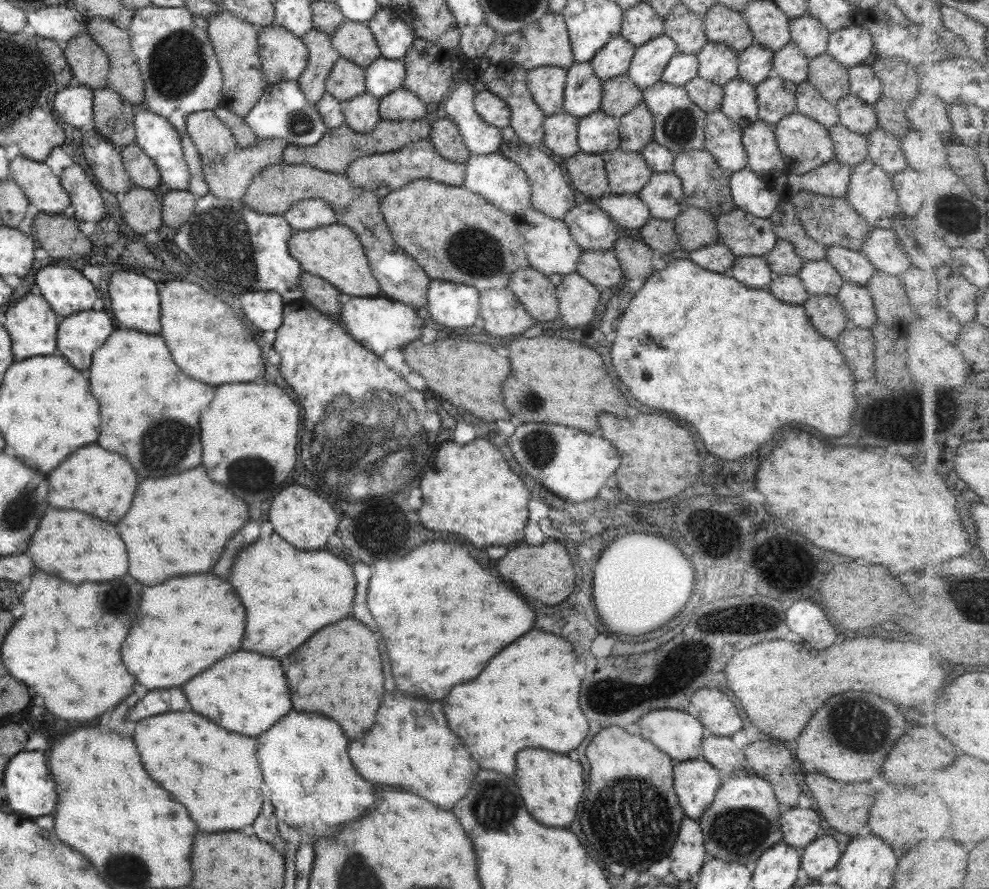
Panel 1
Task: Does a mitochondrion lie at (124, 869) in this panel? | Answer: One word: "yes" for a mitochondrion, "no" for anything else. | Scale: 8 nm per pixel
yes

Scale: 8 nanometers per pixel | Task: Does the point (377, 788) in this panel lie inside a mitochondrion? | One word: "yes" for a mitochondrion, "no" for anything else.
no

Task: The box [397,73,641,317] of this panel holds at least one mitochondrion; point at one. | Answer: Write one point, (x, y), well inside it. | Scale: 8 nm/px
(473, 251)

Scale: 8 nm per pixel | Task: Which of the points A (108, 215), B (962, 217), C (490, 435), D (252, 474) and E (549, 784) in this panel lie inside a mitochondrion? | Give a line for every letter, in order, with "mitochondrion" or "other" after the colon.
A: other
B: mitochondrion
C: other
D: mitochondrion
E: other

